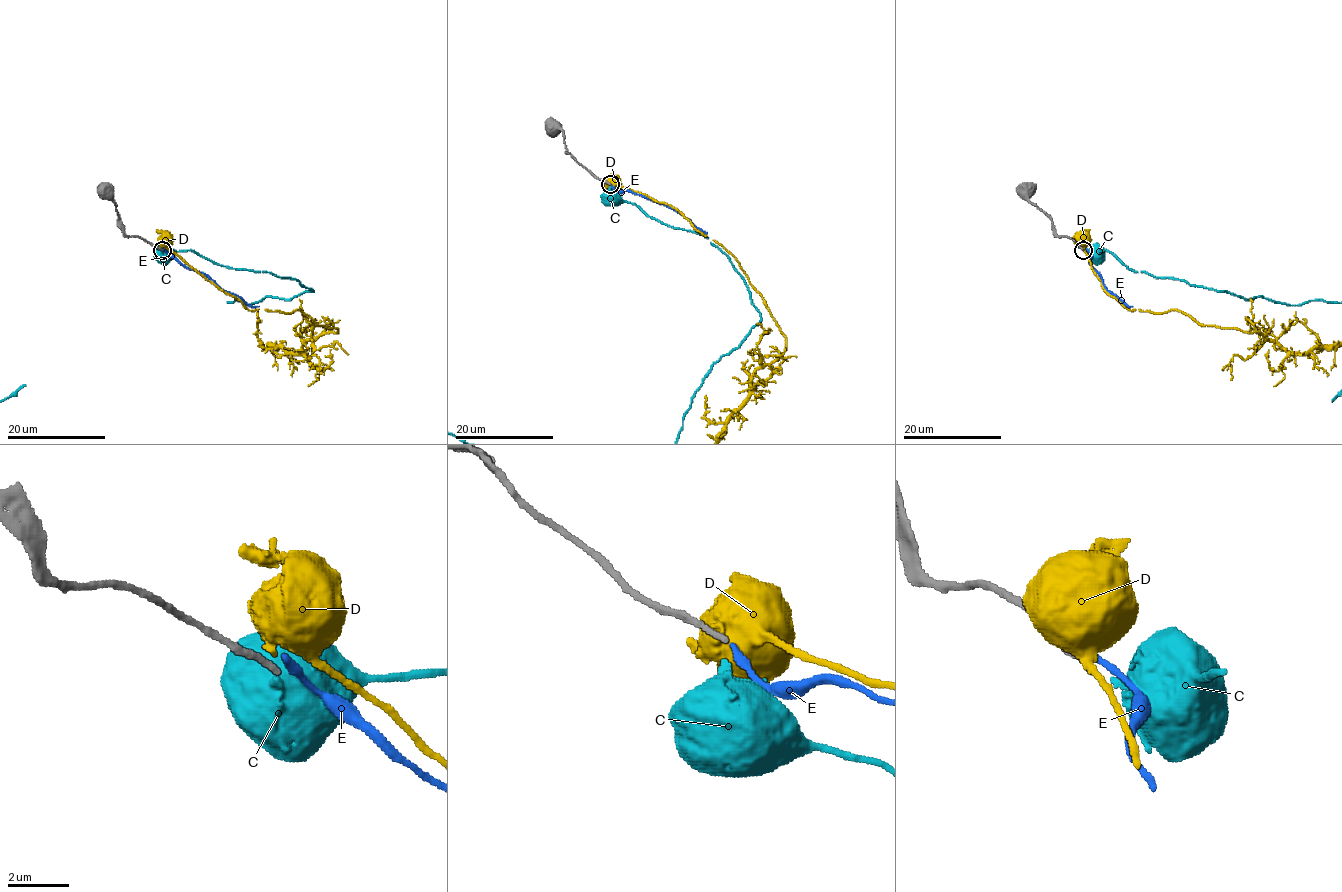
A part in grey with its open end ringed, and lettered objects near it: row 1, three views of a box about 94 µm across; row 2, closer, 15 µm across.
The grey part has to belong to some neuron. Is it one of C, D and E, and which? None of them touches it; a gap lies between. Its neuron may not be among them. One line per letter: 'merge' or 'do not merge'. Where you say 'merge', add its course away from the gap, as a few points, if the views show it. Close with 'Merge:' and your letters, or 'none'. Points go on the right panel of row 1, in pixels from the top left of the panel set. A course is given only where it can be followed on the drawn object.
C: do not merge
D: do not merge
E: merge; course (1083, 249), (1090, 254), (1090, 263), (1101, 276), (1104, 287), (1128, 306), (1132, 306)
Merge: E

